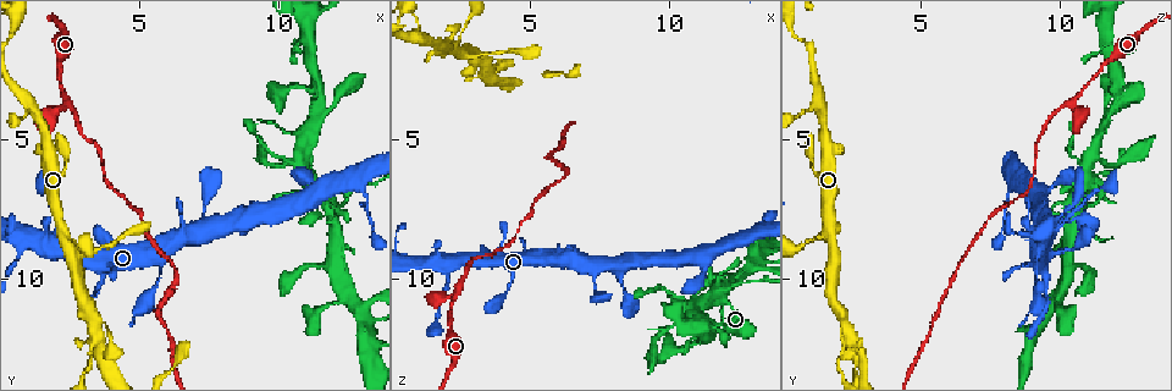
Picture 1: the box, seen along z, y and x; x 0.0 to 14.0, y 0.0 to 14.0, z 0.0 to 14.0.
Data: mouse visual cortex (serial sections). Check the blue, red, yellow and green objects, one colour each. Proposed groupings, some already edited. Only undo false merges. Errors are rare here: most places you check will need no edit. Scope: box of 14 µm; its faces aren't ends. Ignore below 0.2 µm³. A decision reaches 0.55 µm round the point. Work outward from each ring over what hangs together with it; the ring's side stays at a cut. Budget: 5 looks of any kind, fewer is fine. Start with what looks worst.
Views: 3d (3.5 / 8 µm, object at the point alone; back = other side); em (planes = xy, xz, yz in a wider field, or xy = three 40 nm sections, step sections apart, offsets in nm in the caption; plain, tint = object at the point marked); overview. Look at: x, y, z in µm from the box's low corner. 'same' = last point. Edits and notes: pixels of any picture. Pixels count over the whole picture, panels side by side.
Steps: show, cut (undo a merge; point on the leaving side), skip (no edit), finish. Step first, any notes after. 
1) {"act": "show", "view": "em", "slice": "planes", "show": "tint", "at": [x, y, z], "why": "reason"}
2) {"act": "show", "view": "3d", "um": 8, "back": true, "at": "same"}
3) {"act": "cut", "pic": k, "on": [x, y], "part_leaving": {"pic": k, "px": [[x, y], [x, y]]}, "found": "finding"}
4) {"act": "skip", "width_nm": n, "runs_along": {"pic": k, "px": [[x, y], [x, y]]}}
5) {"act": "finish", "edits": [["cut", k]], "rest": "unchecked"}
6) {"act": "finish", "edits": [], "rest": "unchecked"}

{"act": "show", "view": "3d", "um": 3.5, "at": [11.8, 7.3, 10.6], "why": "three arms meet"}

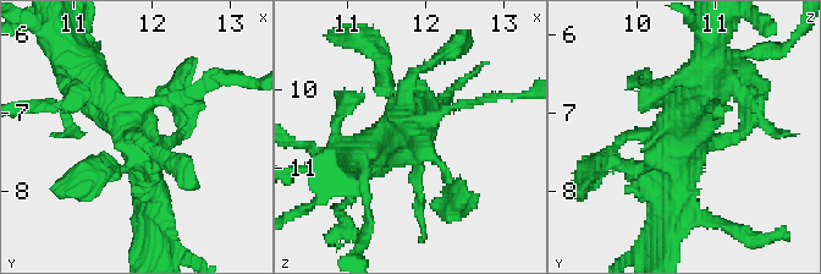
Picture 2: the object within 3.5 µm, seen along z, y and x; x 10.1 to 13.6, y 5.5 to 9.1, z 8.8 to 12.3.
{"act": "show", "view": "em", "slice": "xy", "step": 2, "show": "tint", "at": [11.85, 7.40, 10.65]}

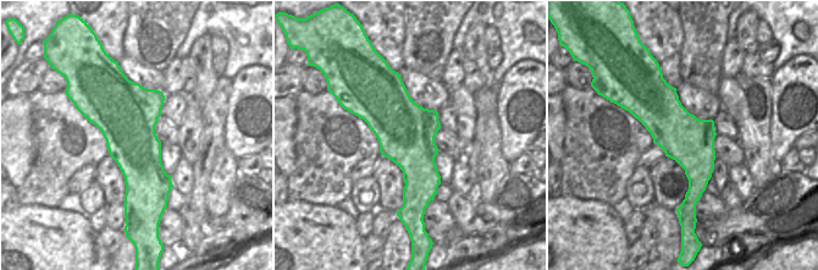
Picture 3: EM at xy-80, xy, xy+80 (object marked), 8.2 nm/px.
{"act": "skip", "runs_along": {"pic": 3, "px": [[658, 80], [695, 153], [689, 200]]}, "found": "all the same cell"}

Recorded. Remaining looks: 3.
{"act": "show", "view": "3d", "um": 8, "at": [3.4, 12.3, 2.4], "why": "side arm on a straight run"}

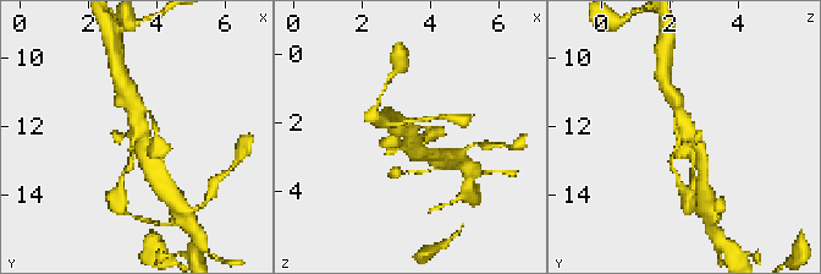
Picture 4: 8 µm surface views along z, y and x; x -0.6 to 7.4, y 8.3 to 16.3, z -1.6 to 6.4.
{"act": "show", "view": "em", "slice": "planes", "show": "tint", "at": [3.4, 12.2, 2.4], "why": "need the tissue"}

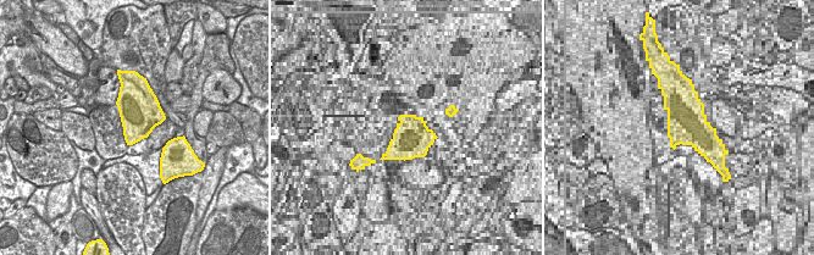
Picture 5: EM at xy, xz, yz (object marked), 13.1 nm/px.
{"act": "skip", "width_nm": 550, "runs_along": {"pic": 4, "px": [[675, 103], [700, 162]]}, "found": "all the same cell"}

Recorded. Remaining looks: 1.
{"act": "finish", "edits": [], "rest": "unchecked"}

